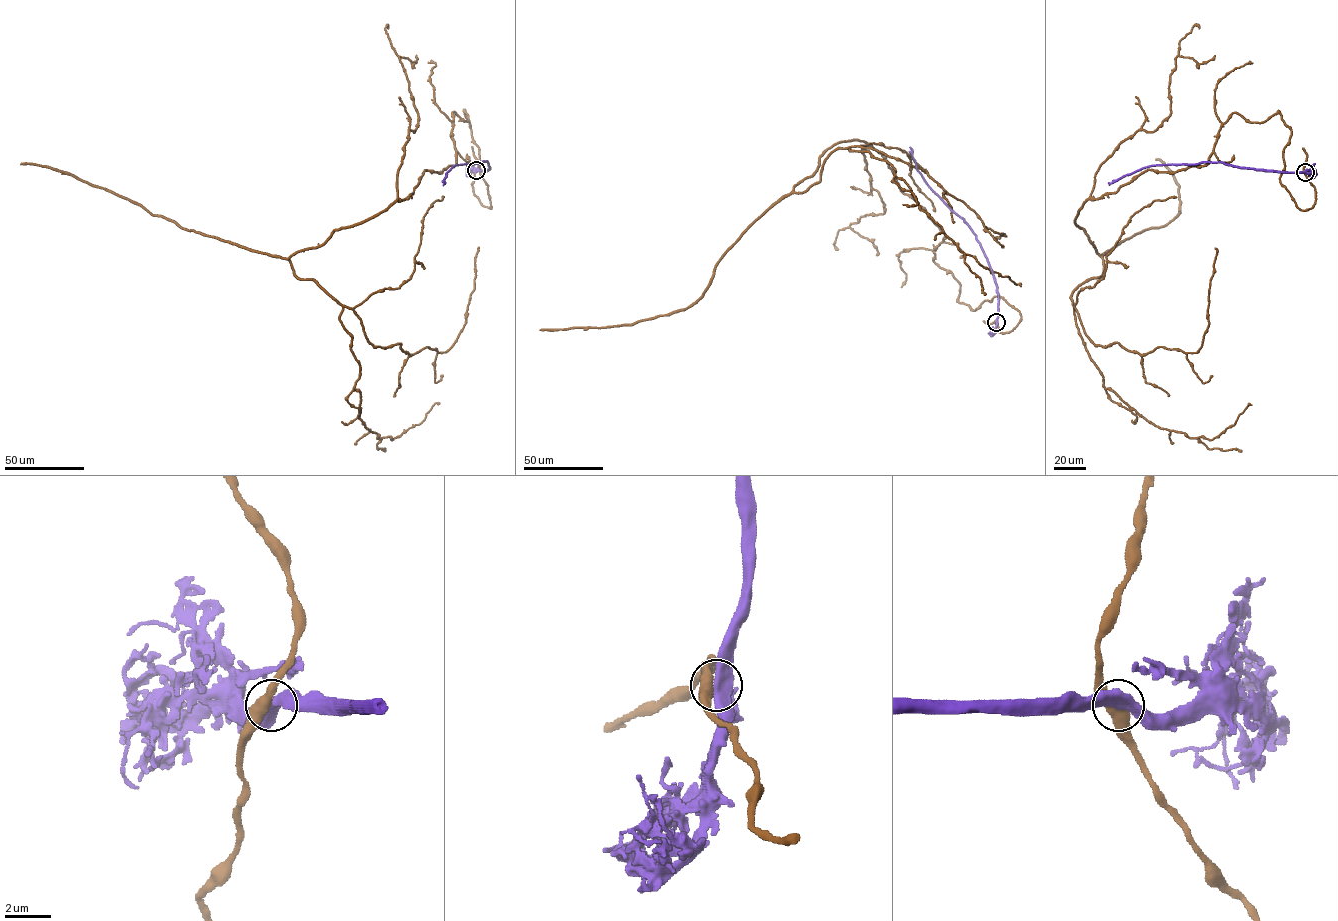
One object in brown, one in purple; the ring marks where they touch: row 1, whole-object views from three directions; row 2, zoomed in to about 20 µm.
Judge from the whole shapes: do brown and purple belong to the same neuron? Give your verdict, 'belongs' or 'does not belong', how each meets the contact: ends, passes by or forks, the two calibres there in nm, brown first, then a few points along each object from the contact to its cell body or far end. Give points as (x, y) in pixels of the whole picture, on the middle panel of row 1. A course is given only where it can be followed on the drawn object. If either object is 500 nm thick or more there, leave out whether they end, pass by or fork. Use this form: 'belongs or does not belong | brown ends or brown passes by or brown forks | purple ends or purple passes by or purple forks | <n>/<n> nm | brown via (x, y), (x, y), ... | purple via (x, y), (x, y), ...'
does not belong | 480/500 nm | brown via (996, 322), (1021, 314), (958, 301), (944, 233), (866, 143), (794, 187), (871, 148), (994, 237) | purple via (996, 322), (997, 284), (976, 235), (927, 184), (916, 168), (910, 148)

